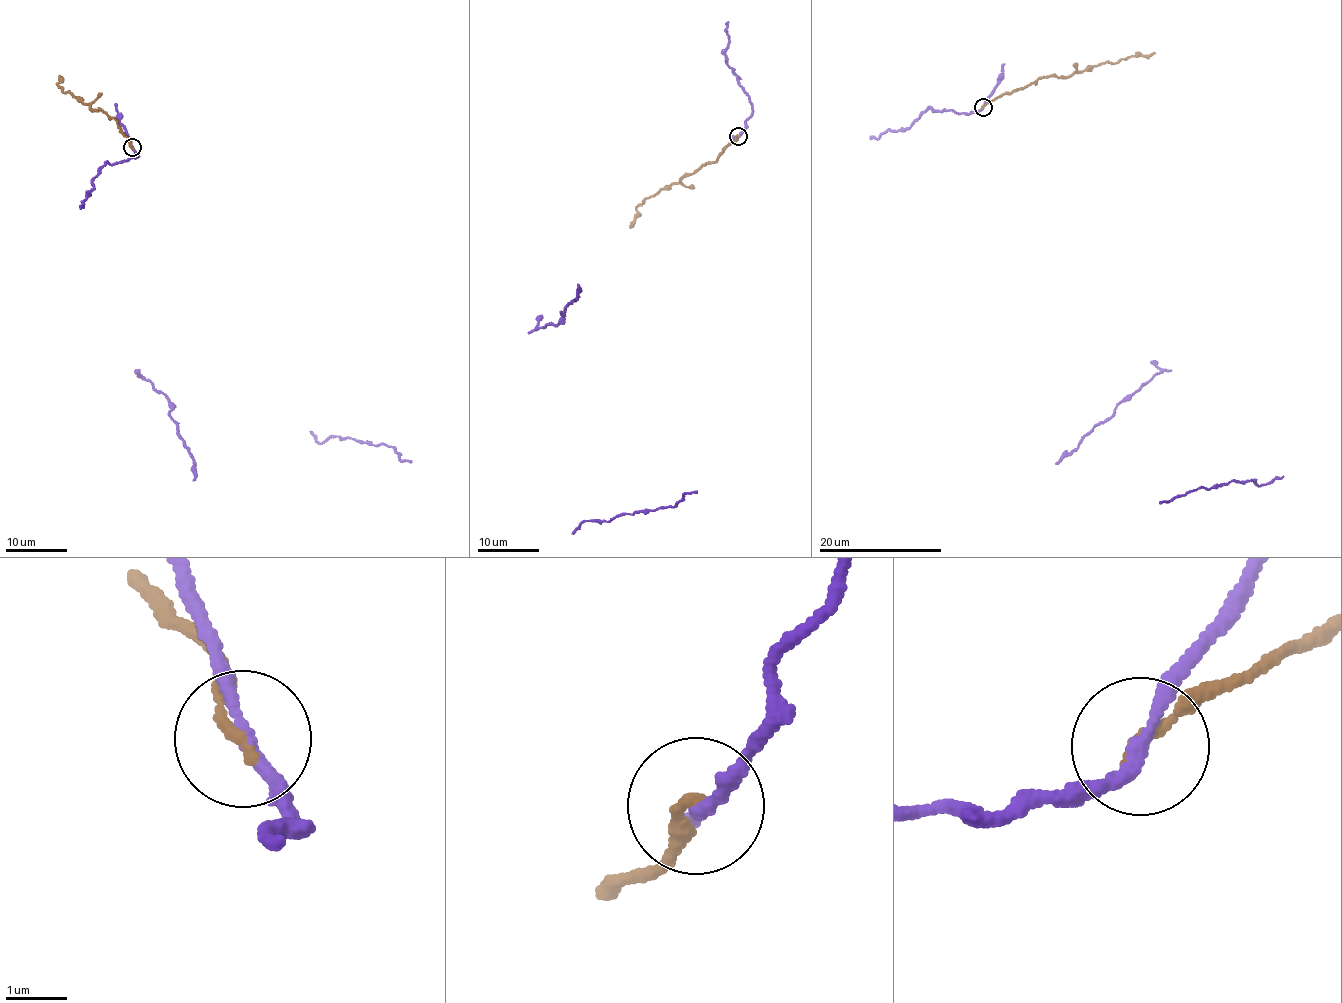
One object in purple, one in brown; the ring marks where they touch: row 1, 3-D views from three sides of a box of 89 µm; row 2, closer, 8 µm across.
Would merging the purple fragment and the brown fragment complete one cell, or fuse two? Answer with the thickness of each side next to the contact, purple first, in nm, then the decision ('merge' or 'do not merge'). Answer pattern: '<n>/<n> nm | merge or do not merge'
200/190 nm | do not merge

